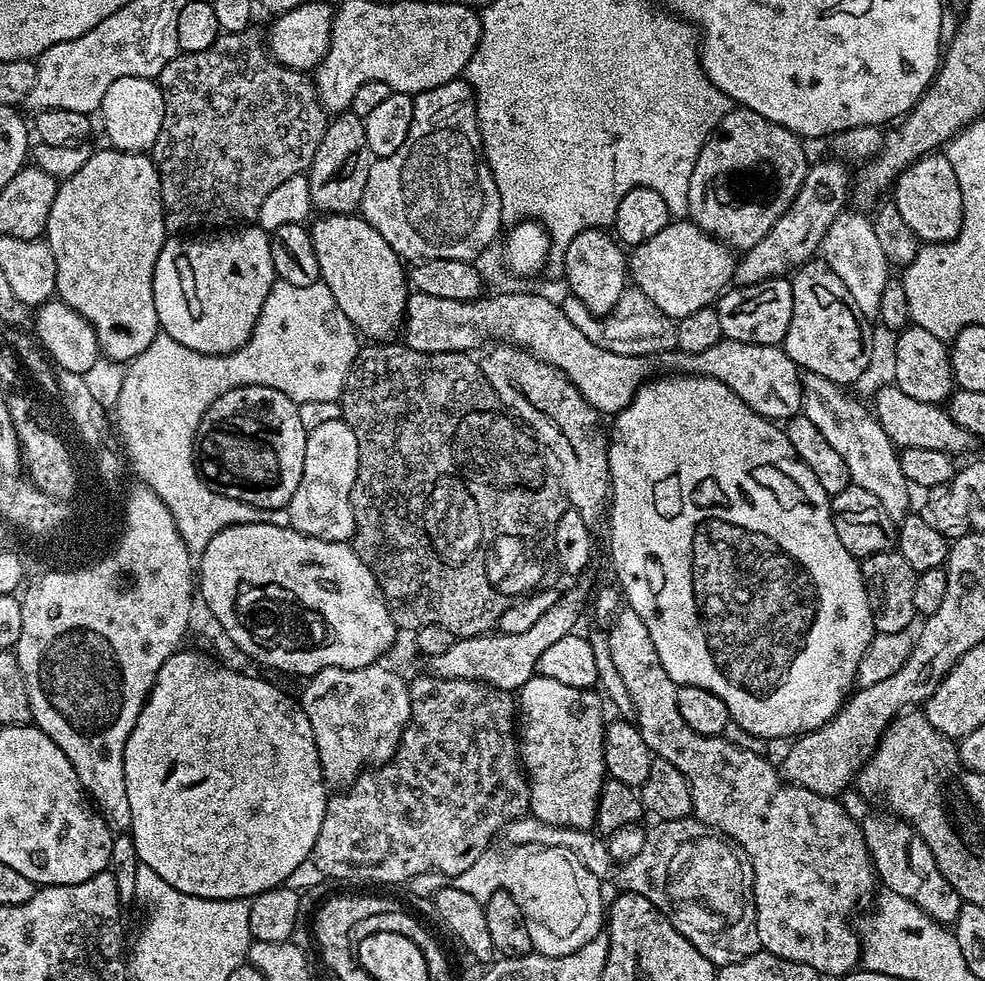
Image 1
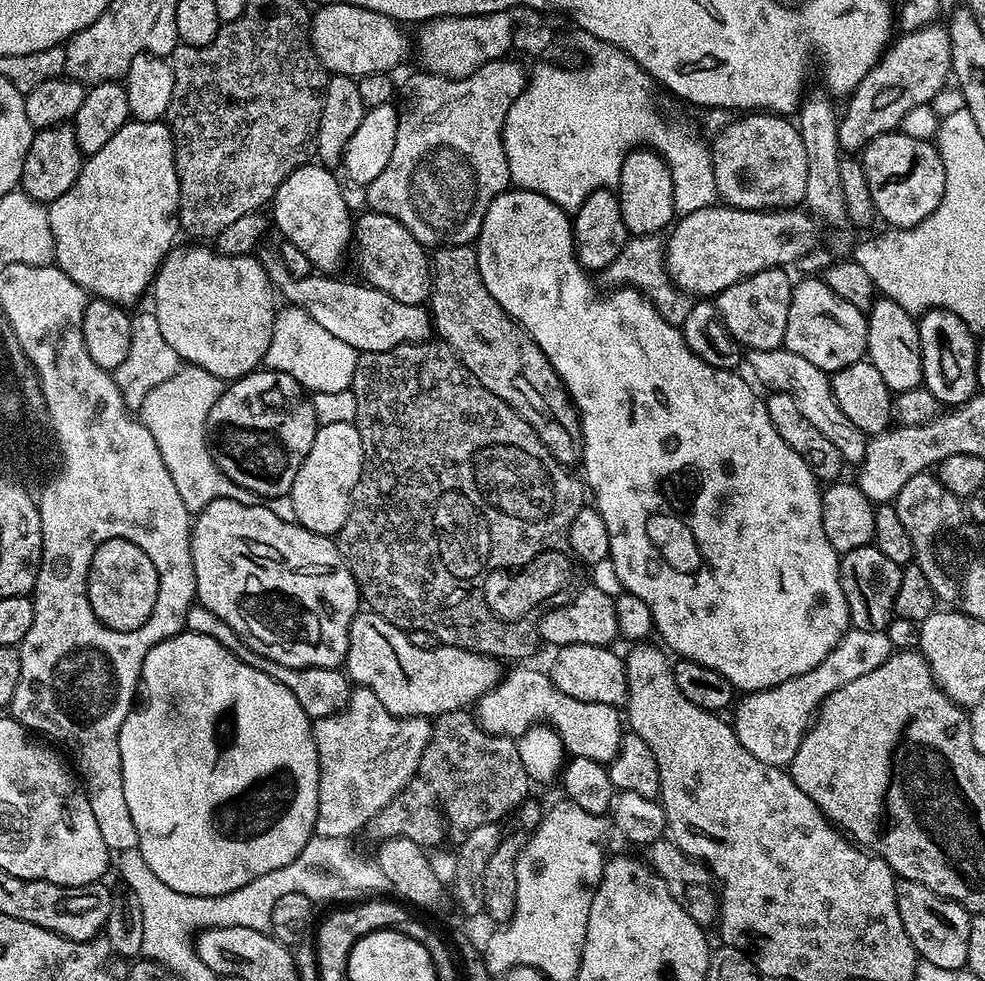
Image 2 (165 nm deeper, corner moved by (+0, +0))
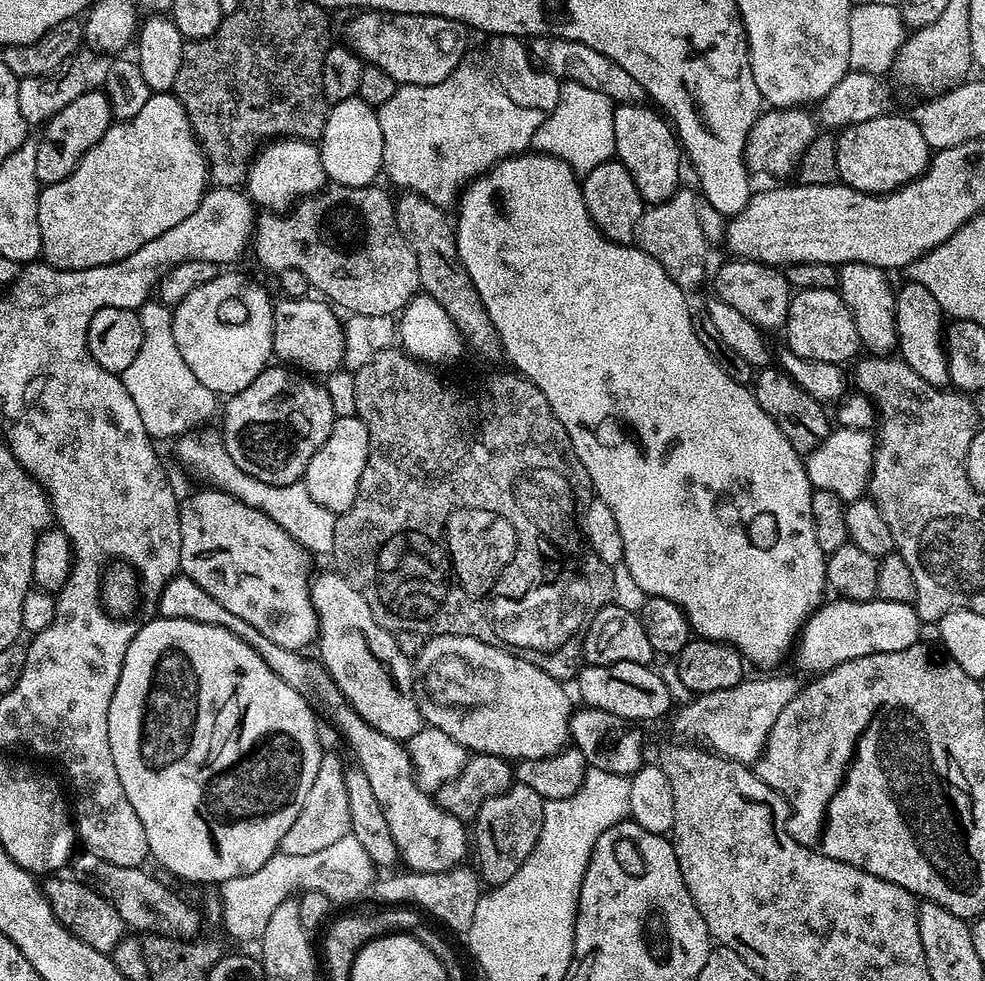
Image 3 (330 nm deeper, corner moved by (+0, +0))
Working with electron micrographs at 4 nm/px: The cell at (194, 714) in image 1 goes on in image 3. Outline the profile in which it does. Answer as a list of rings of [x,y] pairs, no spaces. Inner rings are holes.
[[[153,618],[141,626],[124,655],[122,674],[110,702],[108,729],[114,767],[118,769],[118,778],[122,781],[122,790],[126,790],[126,798],[130,798],[130,806],[134,806],[134,814],[138,814],[142,822],[142,830],[146,830],[151,859],[156,859],[166,871],[173,872],[180,880],[213,886],[225,884],[230,878],[238,878],[242,874],[254,874],[254,870],[266,866],[269,858],[280,851],[282,838],[286,830],[290,830],[294,818],[302,814],[302,802],[306,802],[306,794],[310,794],[310,786],[314,786],[314,778],[318,778],[322,747],[320,736],[316,733],[316,716],[311,707],[313,705],[301,692],[286,686],[286,682],[282,682],[282,678],[278,678],[278,674],[266,666],[253,648],[222,626],[163,618]]]

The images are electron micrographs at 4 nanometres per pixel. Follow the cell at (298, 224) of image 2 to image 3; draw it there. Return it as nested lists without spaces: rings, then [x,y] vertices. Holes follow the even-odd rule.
[[[277,138],[261,147],[248,166],[246,195],[253,205],[270,212],[283,212],[305,196],[325,187],[326,177],[319,147],[310,140]]]

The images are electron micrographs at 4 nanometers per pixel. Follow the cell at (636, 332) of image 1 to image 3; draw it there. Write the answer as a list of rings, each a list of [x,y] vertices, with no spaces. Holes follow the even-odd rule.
[[[681,186],[660,204],[645,207],[642,218],[638,218],[634,241],[635,247],[658,261],[662,270],[666,270],[672,281],[688,294],[703,282],[704,267],[708,264],[708,236],[700,221],[702,204],[697,193],[693,189],[692,192],[687,186]]]

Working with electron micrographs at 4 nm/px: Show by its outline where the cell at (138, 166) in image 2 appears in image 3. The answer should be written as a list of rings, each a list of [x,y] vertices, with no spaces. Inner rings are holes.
[[[158,92],[149,95],[146,106],[134,114],[134,118],[113,123],[112,127],[102,134],[102,138],[86,153],[78,162],[76,169],[62,182],[45,184],[41,187],[38,198],[38,226],[42,234],[42,246],[40,251],[43,259],[56,268],[89,268],[90,266],[106,266],[110,262],[118,262],[122,258],[130,258],[134,250],[141,246],[146,246],[153,238],[158,238],[162,230],[171,230],[173,226],[178,226],[194,210],[198,210],[198,202],[202,202],[205,192],[210,187],[210,177],[208,175],[208,159],[204,157],[204,152],[200,148],[200,143],[196,140],[194,130],[190,126],[190,118],[182,106],[182,102],[172,92]]]

